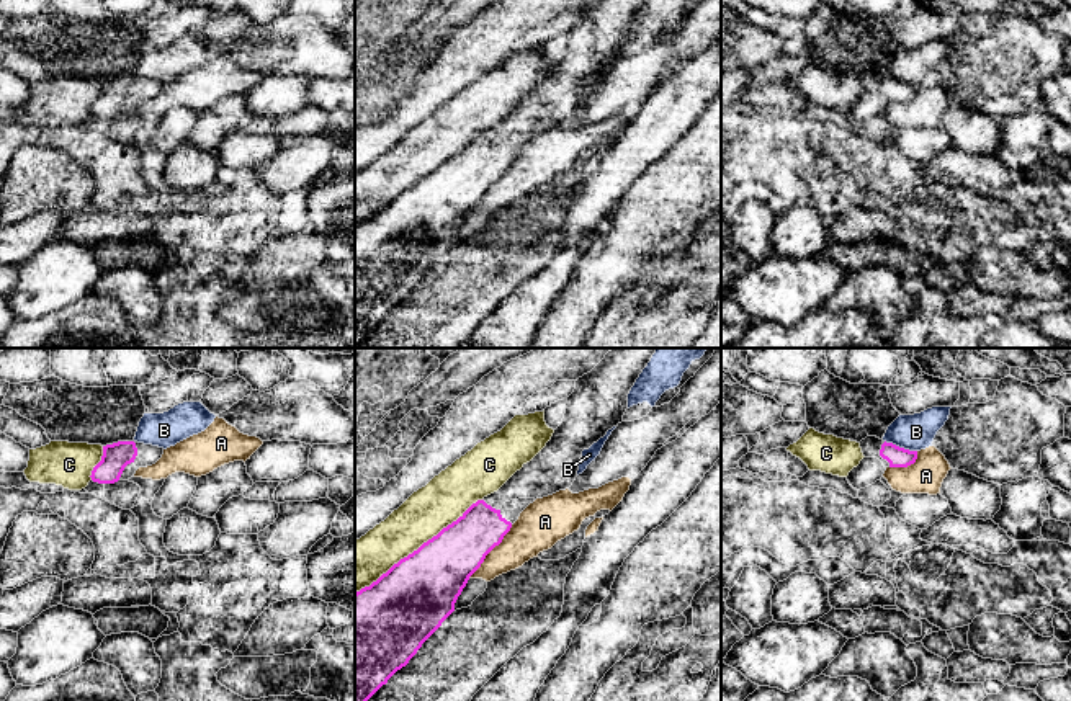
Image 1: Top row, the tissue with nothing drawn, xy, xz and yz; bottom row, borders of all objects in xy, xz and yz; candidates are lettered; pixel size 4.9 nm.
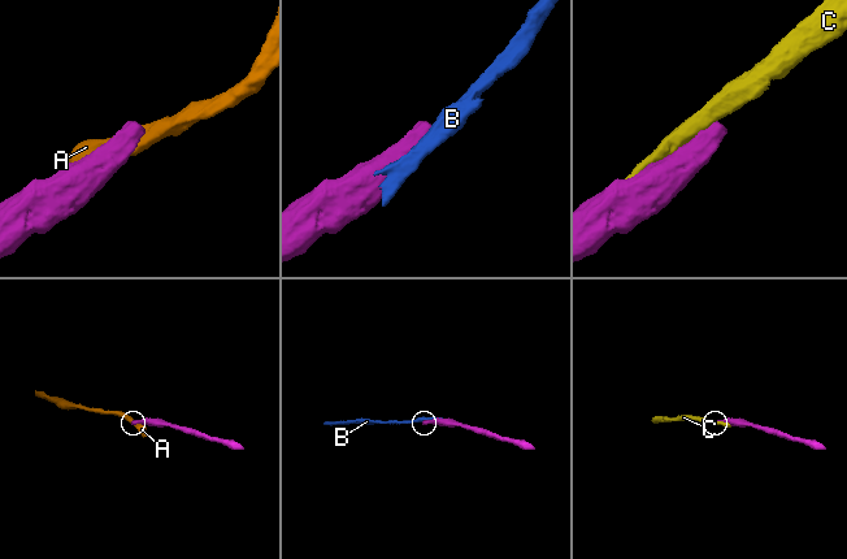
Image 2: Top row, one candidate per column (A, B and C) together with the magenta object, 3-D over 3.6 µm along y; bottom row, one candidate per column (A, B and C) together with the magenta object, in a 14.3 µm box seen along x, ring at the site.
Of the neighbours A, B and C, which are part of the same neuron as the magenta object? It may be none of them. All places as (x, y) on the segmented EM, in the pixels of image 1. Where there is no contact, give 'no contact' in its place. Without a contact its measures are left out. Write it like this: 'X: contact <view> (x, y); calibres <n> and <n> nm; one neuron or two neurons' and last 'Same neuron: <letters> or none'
A: contact xz (491, 549); calibres 280 and 220 nm; two neurons
B: contact yz (901, 448); calibres 100 and 180 nm; two neurons
C: contact xz (419, 548); calibres 380 and 220 nm; two neurons
Same neuron: none

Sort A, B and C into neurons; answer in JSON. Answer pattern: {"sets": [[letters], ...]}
{"sets": [["A"], ["B"], ["C"]]}

